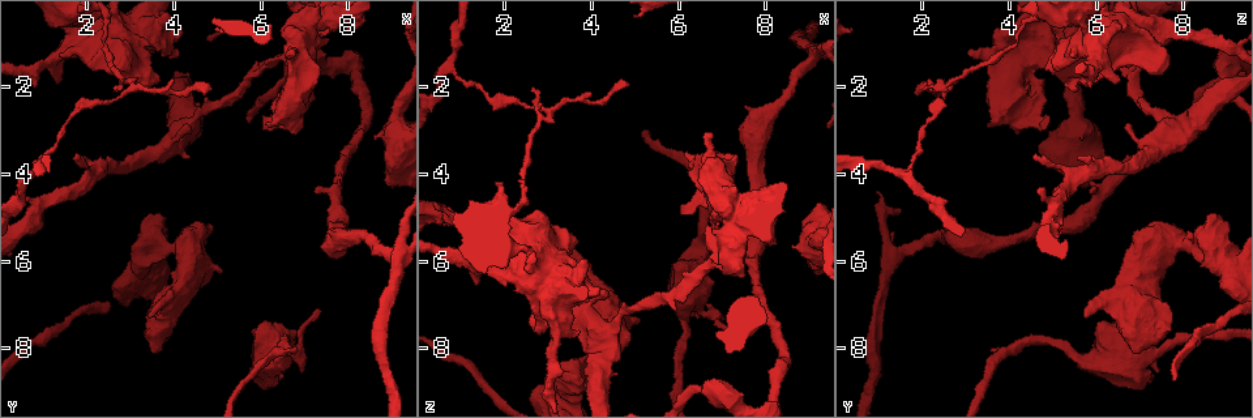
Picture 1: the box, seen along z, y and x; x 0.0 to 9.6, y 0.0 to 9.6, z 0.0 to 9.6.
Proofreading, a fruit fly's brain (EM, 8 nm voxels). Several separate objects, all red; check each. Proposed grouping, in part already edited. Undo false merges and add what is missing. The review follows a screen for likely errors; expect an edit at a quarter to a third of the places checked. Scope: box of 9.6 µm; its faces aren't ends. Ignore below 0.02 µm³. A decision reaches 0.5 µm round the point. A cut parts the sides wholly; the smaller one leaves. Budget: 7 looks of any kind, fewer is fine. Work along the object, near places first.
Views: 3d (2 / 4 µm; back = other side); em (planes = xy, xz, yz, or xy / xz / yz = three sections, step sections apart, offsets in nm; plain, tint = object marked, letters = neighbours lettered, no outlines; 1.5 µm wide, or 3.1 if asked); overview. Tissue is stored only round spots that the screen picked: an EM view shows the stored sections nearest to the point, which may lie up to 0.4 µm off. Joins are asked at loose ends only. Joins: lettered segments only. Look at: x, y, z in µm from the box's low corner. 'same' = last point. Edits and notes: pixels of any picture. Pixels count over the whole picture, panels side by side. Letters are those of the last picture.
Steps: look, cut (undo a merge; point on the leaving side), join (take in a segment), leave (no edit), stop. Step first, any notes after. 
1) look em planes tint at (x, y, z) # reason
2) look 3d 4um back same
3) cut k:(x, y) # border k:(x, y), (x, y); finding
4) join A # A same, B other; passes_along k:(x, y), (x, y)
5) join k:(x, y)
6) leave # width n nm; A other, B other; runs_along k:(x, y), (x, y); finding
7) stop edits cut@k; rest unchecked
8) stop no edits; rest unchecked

look 3d 4um back at (6.45, 8.65, 7.35)

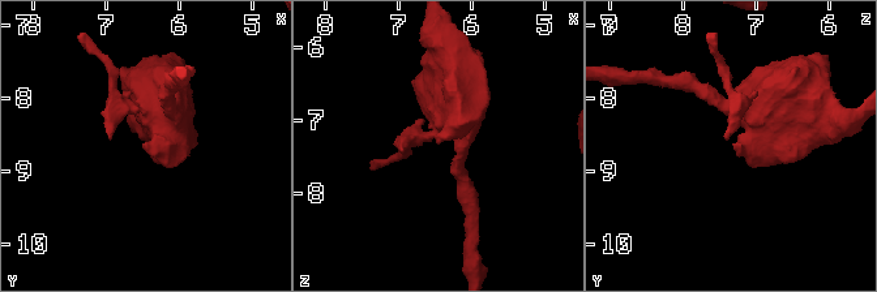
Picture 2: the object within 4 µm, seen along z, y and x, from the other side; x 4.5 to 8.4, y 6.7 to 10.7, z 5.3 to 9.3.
look em planes tint at (6.45, 8.65, 7.30)

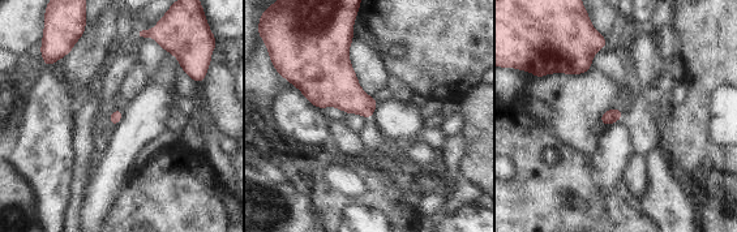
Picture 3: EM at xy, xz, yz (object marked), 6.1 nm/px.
look em planes letters same

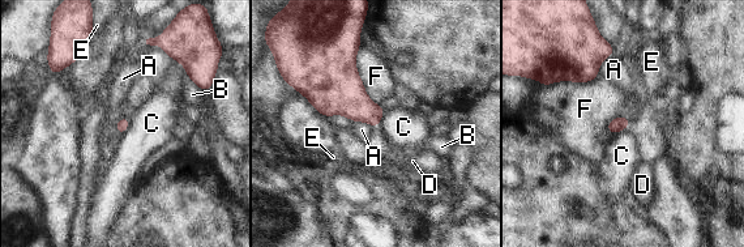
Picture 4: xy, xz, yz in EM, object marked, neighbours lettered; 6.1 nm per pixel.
leave # A other, B other, C other, D other, E other, F other; border 4:(174, 59), (182, 64), (187, 75); no lettered segment goes on from it

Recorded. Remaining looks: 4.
look em planes letters at (0.75, 3.95, 1.60) # calibre changes

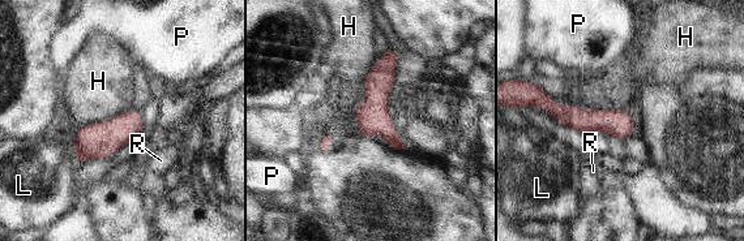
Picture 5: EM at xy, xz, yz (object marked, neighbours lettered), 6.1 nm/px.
cut 5:(396, 143) # H other, L other, P other, R other; border 5:(397, 136), (388, 140); two neurons meet here

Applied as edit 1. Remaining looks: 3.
stop edits cut@5; rest unchecked

